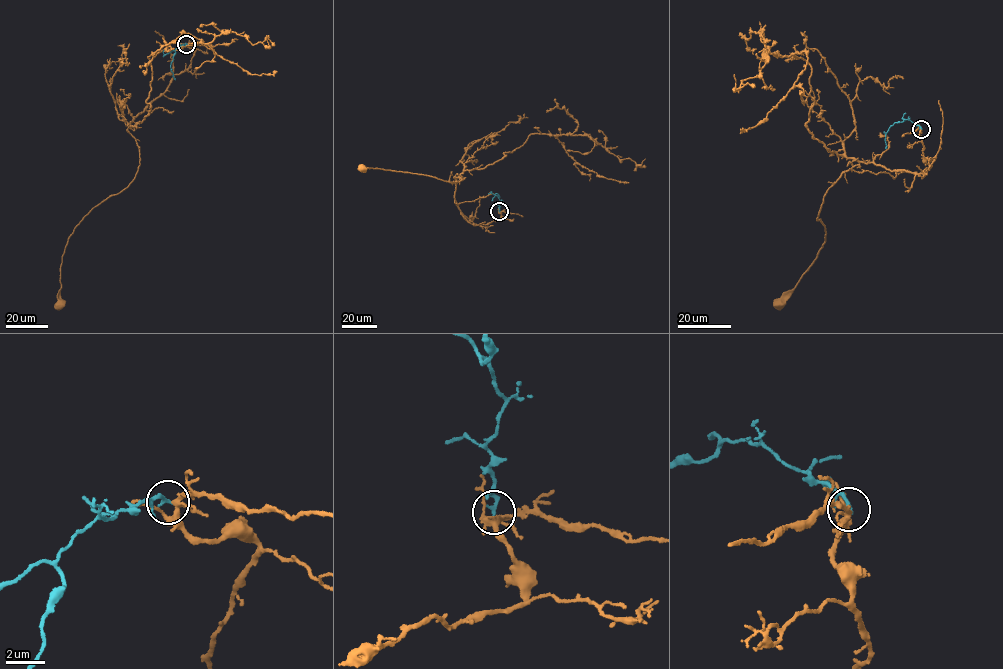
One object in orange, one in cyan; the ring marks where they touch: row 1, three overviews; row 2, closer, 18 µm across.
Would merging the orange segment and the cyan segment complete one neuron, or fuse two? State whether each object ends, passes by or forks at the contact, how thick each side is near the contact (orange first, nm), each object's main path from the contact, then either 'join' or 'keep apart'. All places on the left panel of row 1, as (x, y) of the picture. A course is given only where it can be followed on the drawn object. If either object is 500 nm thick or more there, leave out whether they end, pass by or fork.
orange forks; cyan ends; calibres 240 and 190 nm; course orange (187, 44), (196, 48), (190, 66), (129, 123), (139, 153), (135, 177), (69, 236), (60, 304); course cyan (187, 44), (175, 50), (170, 67), (175, 80); keep apart

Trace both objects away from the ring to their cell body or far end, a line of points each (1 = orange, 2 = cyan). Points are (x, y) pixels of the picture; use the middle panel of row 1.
1: (499, 211), (502, 219), (488, 224), (465, 219), (454, 198), (454, 177), (460, 178), (451, 182), (362, 168)
2: (499, 211), (498, 195), (495, 194), (492, 200)

